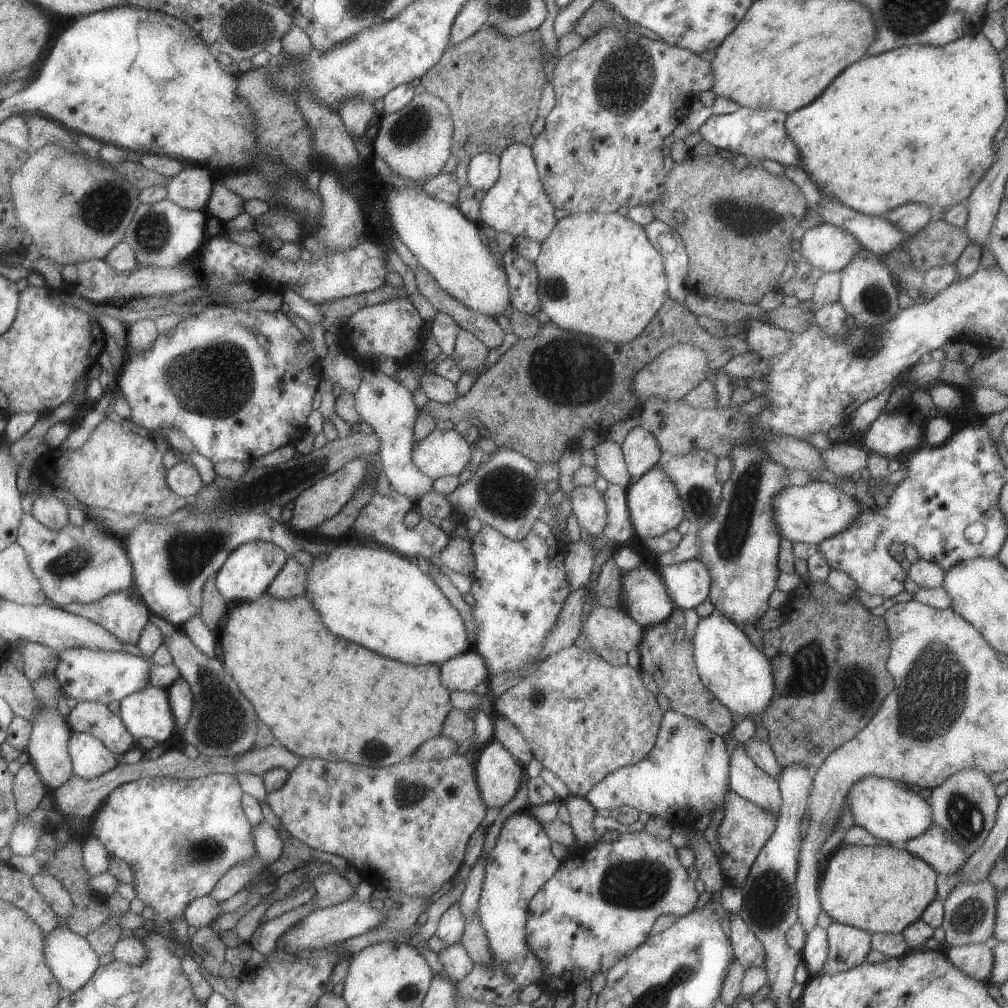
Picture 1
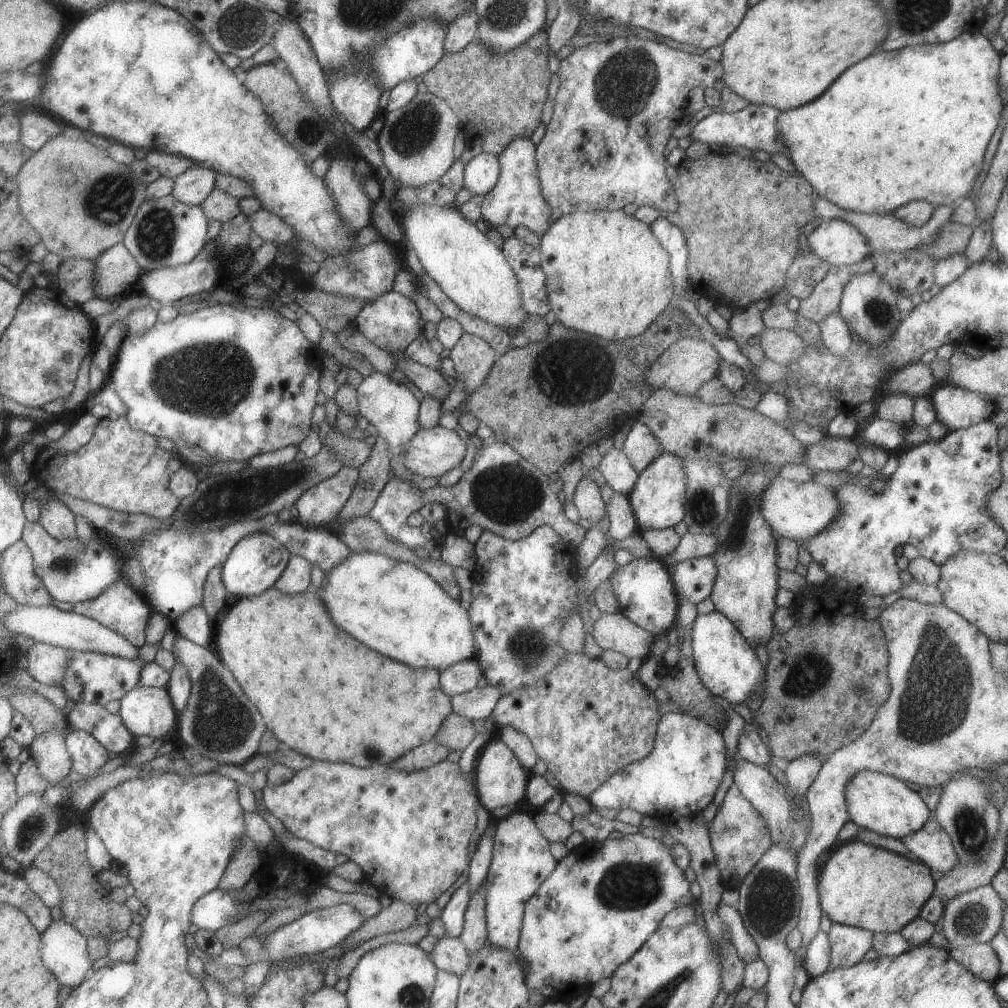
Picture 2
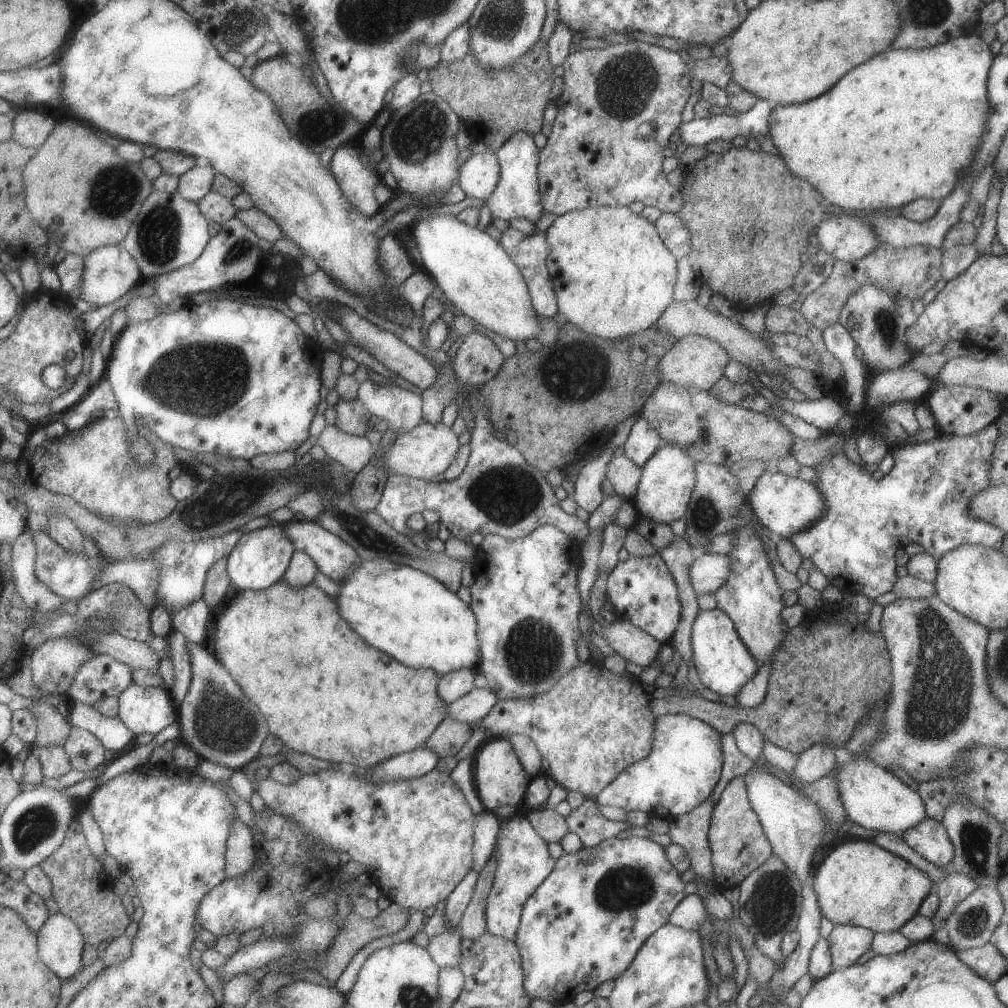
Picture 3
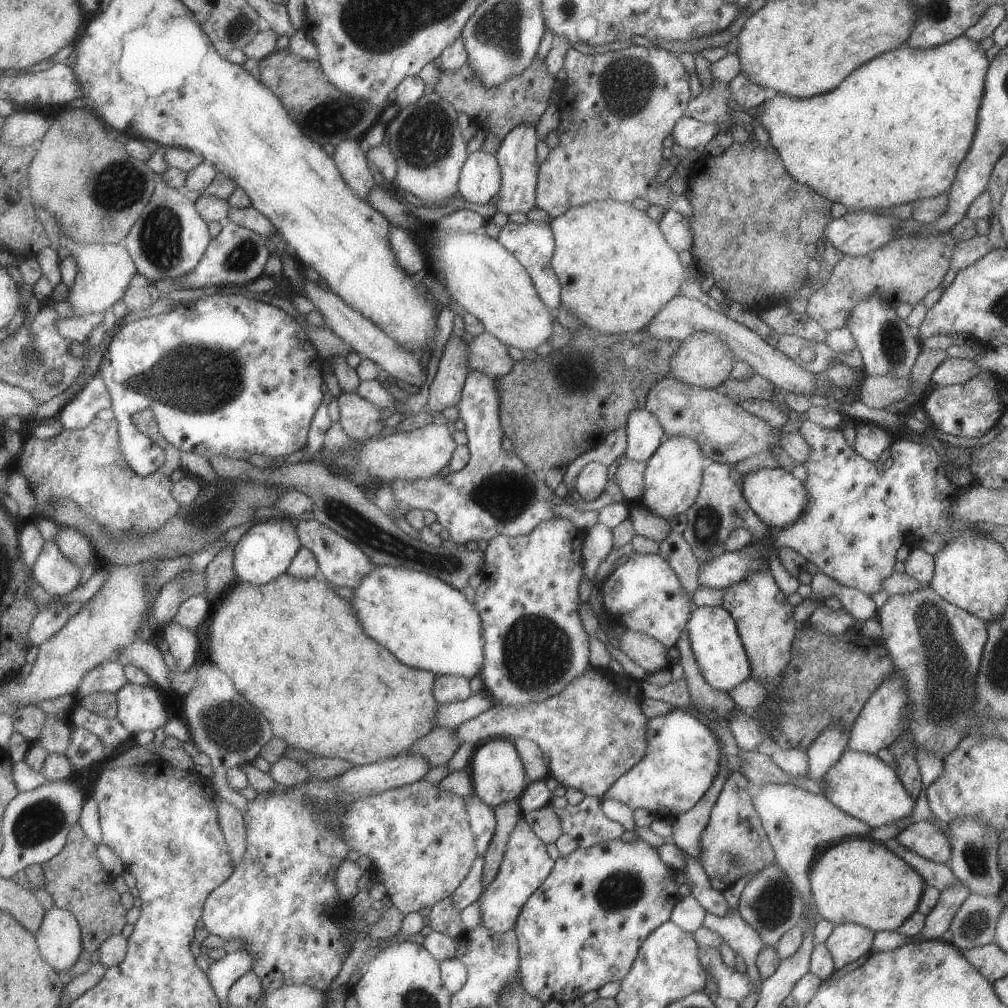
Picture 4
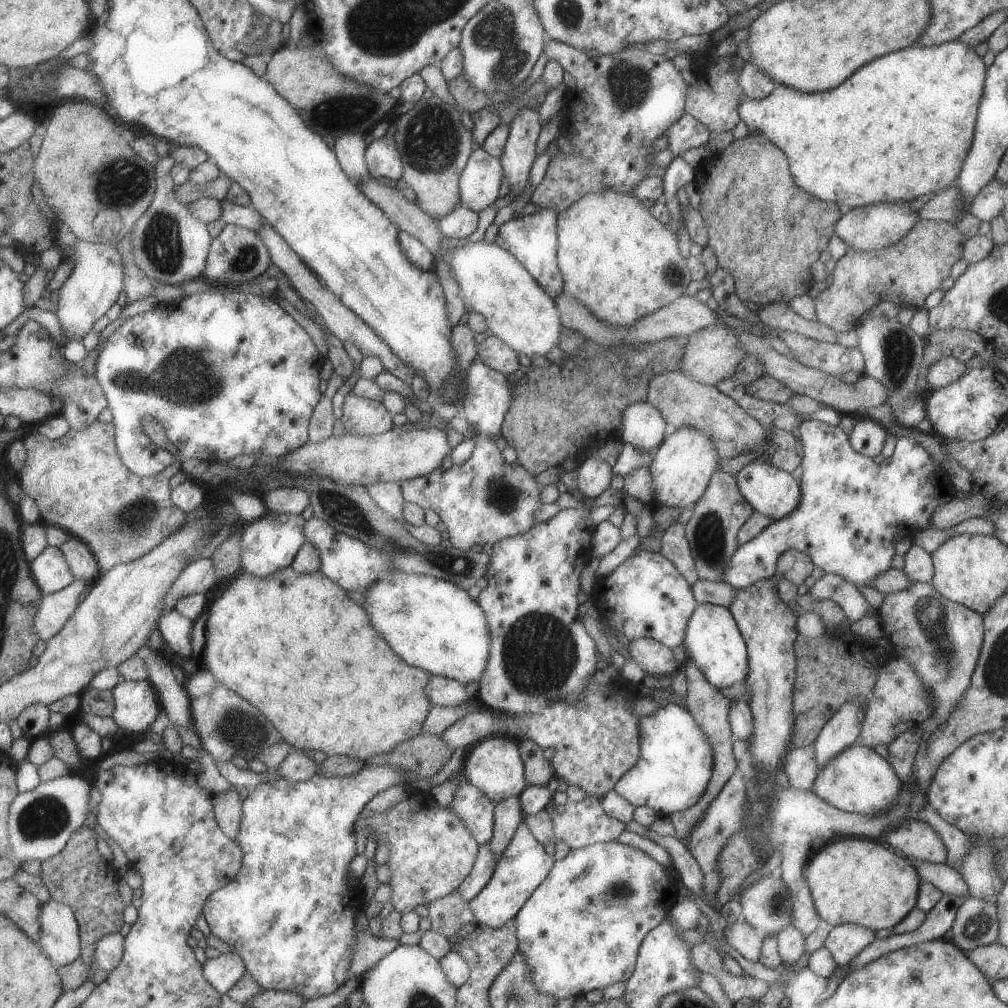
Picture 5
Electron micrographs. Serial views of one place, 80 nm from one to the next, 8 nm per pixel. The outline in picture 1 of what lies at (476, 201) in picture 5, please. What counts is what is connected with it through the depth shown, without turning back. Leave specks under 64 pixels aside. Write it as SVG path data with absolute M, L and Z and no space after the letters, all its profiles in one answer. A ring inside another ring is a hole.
M493 153L472 156L466 167L466 184L481 192L489 190L499 176L499 161Z

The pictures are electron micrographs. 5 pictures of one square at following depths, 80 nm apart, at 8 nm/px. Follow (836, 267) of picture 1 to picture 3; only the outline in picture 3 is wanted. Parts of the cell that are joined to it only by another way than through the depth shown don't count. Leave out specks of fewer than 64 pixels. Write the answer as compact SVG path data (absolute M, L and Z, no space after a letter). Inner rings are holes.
M851 213L831 216L817 226L814 239L834 262L853 262L870 254L880 245L869 222Z

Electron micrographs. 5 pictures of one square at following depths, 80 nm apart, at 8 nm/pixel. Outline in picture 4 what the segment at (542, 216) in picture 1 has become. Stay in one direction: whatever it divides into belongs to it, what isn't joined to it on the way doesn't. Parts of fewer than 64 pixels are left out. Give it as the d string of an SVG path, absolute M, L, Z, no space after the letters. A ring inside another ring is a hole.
M517 124L513 130L509 130L503 140L500 140L499 148L495 152L501 174L501 186L497 192L498 199L493 204L495 212L500 212L507 216L521 212L526 214L535 208L535 190L537 183L538 165L536 158L536 137L535 128L529 124Z

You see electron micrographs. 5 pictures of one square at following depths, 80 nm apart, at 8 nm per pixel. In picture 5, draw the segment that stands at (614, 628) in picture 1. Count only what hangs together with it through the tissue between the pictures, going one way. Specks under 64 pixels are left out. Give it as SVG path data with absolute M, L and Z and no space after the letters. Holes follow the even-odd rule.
M629 639L628 653L643 672L653 676L672 678L682 668L670 648L651 639Z

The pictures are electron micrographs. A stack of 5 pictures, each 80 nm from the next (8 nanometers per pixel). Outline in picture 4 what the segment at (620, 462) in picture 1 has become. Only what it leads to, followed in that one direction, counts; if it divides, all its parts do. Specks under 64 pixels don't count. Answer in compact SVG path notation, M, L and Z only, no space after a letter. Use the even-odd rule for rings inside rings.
M626 459L617 465L613 482L621 490L623 500L638 502L643 492L643 474L645 462L635 462Z

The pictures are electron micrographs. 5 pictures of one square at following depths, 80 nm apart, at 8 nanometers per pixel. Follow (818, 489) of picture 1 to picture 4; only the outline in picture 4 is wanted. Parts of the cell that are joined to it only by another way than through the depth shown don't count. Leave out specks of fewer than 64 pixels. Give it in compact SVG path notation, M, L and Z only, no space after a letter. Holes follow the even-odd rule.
M761 468L757 472L745 474L738 478L743 498L747 501L749 508L757 515L766 527L787 528L795 520L799 520L805 514L805 508L809 508L809 492L805 490L802 481L794 478L790 472L781 468Z

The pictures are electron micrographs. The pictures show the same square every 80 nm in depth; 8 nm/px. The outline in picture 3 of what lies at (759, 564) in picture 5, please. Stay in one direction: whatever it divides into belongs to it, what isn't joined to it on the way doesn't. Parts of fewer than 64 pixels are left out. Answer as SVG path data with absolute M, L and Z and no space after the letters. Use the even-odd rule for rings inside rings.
M991 422L975 434L943 434L939 439L929 442L917 441L913 445L895 446L892 452L893 468L885 475L876 473L871 476L865 472L864 464L859 466L851 462L841 452L825 456L825 460L813 468L817 480L812 483L823 496L825 512L809 528L791 534L791 544L802 558L811 560L814 568L826 577L827 584L835 586L839 591L859 592L871 601L891 591L897 582L895 552L907 544L919 544L923 552L935 561L963 544L979 544L983 548L1000 550L1005 534L999 528L969 514L971 496L983 488L989 488L991 452L999 434L997 426ZM695 554L693 562L687 566L687 578L693 594L709 595L727 578L727 556L725 554Z

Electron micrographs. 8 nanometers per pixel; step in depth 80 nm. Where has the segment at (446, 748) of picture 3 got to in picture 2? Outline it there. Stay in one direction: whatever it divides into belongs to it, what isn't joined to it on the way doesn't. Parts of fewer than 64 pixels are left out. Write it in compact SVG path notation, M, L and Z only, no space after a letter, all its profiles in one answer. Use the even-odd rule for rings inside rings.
M451 712L441 722L434 740L435 744L445 746L452 753L455 750L463 751L474 737L475 730L472 722Z

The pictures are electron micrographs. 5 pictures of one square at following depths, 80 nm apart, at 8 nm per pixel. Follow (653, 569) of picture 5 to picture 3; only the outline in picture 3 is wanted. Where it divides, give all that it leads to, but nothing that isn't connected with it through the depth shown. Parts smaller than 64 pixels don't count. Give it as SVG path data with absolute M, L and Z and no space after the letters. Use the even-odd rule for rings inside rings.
M657 553L653 556L637 557L630 555L625 561L619 561L616 566L610 570L607 576L607 585L605 590L606 598L613 604L615 612L618 612L618 619L627 620L632 626L643 630L649 634L654 640L661 644L668 644L672 639L672 635L677 628L679 616L681 616L681 604L677 598L677 590L675 582L663 563L663 560Z

